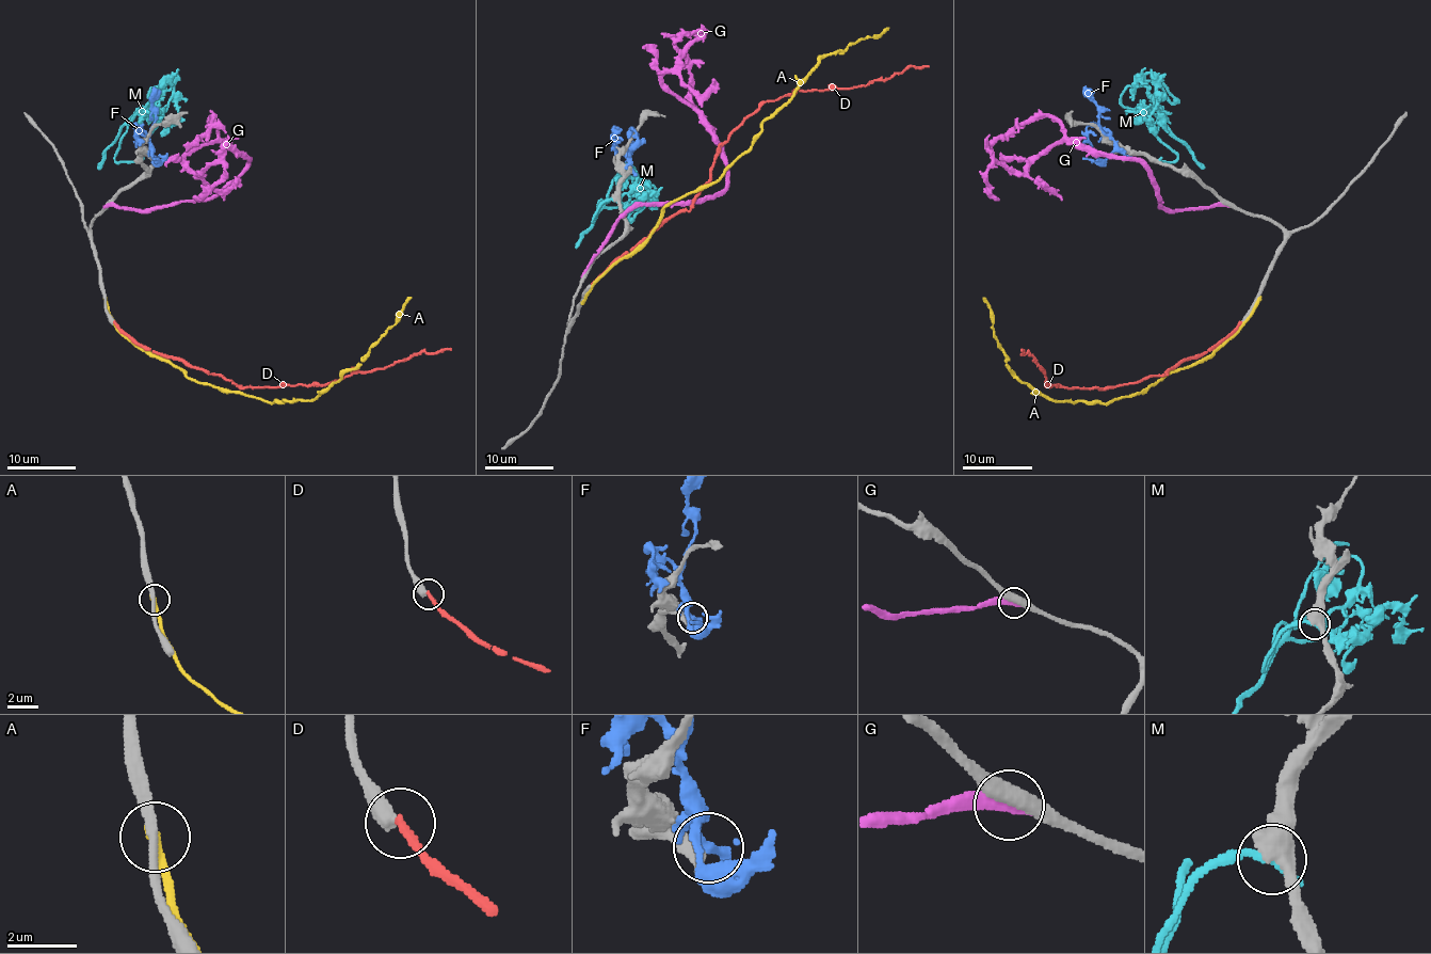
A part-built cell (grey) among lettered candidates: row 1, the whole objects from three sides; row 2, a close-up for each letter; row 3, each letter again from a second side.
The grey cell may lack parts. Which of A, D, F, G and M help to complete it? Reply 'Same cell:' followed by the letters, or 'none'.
Same cell: none

